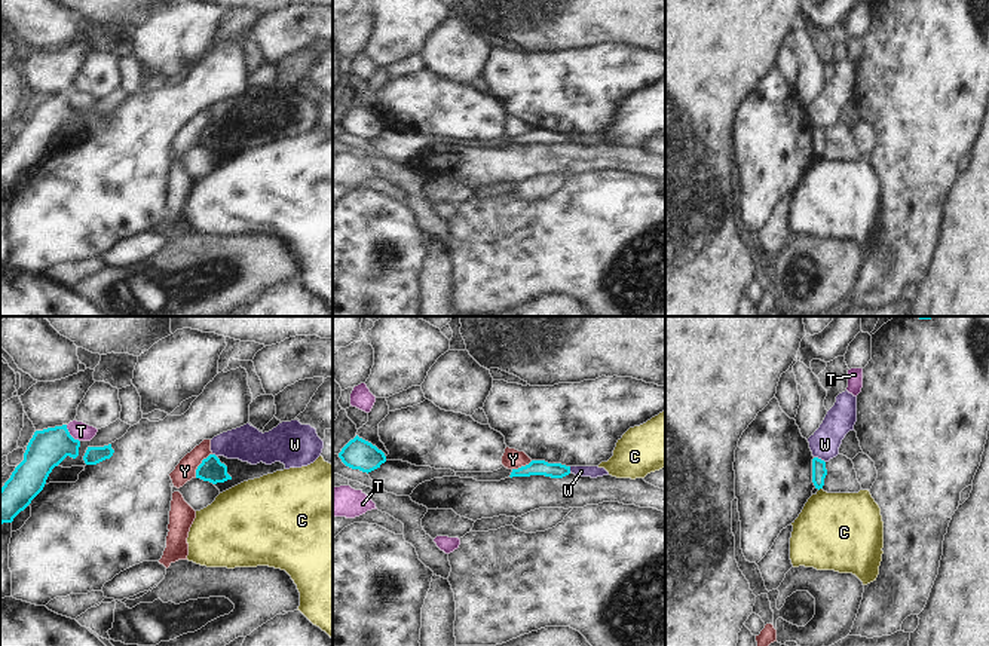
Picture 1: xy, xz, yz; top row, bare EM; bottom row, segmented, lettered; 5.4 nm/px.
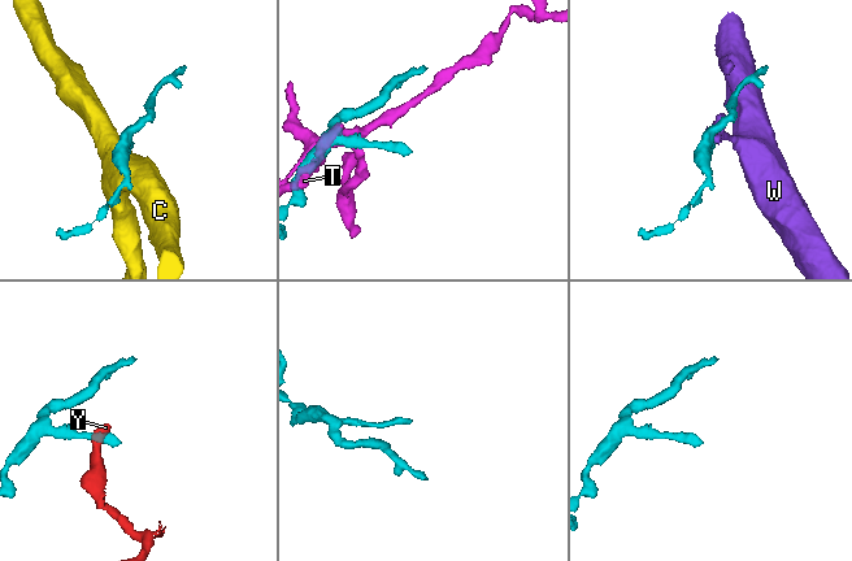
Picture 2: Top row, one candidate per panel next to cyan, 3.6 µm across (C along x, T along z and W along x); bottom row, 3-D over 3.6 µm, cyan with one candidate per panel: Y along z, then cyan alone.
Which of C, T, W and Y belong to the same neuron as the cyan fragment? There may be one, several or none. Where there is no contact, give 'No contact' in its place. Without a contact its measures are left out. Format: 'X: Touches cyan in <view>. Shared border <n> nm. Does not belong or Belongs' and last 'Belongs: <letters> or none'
C: Touches cyan in yz. Shared border 30 nm. Does not belong
T: Touches cyan in xy. Shared border 120 nm. Does not belong
W: Touches cyan in yz. Shared border 70 nm. Does not belong
Y: Touches cyan in xy. Shared border 160 nm. Does not belong
Belongs: none.

